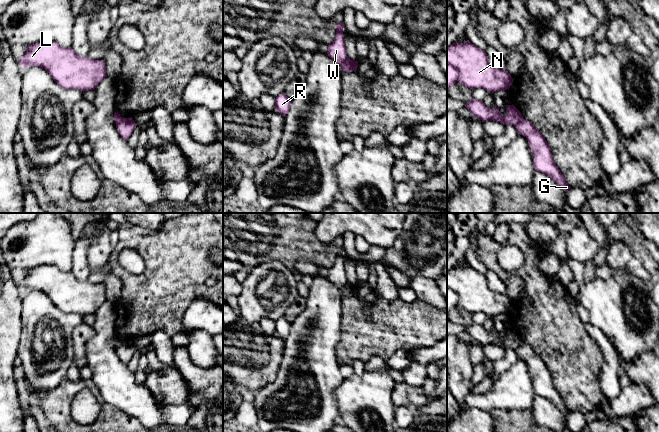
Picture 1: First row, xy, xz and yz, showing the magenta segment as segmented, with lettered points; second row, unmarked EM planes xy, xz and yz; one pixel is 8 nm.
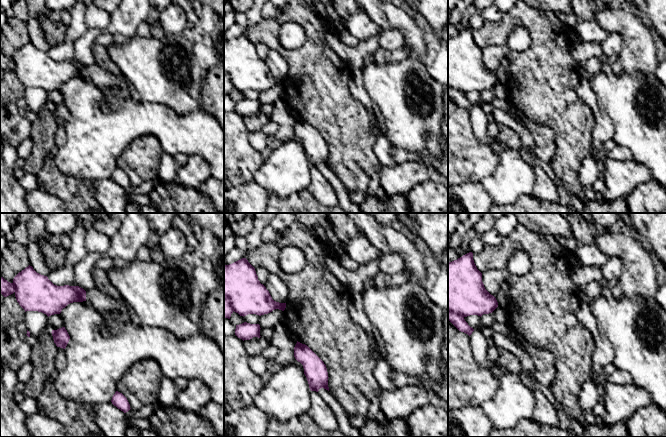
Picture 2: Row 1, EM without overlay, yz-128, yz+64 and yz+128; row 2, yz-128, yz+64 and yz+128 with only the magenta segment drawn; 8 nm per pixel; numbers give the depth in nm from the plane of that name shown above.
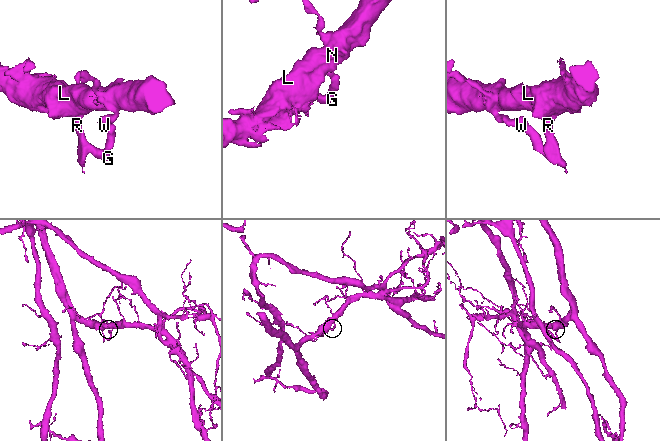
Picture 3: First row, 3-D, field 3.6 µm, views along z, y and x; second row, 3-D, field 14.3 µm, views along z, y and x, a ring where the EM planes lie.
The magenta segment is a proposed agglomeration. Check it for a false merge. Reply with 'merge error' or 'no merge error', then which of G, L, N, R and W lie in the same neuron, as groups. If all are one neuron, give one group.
merge error | G L N R / W

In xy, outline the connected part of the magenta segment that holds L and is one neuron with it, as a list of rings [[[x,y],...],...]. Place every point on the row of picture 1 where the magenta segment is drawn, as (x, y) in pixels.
[[[53,41],[28,45],[18,63],[24,68],[44,68],[60,87],[83,92],[95,90],[107,77],[104,60],[81,57],[71,47],[64,48]]]

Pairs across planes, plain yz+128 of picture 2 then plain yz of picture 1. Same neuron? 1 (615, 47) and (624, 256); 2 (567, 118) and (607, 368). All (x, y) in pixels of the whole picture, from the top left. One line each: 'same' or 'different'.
1: same
2: different

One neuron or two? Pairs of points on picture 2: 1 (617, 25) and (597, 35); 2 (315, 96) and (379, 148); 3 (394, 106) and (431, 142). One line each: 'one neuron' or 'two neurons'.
1: two neurons
2: two neurons
3: one neuron

